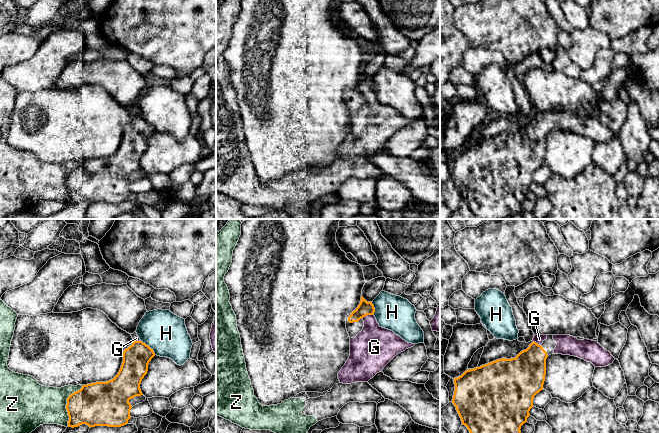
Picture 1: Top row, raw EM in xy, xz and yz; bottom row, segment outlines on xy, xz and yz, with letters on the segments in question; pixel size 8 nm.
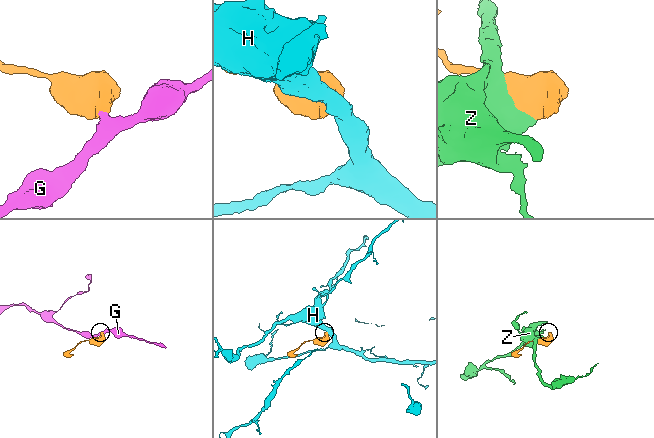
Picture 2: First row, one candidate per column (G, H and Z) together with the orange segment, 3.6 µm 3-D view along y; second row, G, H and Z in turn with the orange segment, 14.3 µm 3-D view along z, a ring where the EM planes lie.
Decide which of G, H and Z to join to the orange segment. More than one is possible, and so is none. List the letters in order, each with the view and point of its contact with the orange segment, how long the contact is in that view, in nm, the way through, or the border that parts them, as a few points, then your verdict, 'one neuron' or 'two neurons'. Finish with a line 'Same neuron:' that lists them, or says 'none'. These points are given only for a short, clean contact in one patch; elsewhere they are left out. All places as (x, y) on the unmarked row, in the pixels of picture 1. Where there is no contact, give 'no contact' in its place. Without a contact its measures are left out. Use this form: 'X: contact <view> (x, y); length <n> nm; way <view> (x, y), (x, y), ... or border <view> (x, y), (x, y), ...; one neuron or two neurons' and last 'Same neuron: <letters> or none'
G: contact xz (367, 90); length 90 nm; way xz (365, 84), (367, 90), (374, 120); one neuron
H: contact xy (149, 123); length 170 nm; border xy (141, 116), (155, 130); two neurons
Z: contact xy (66, 180); length 360 nm; two neurons
Same neuron: G

